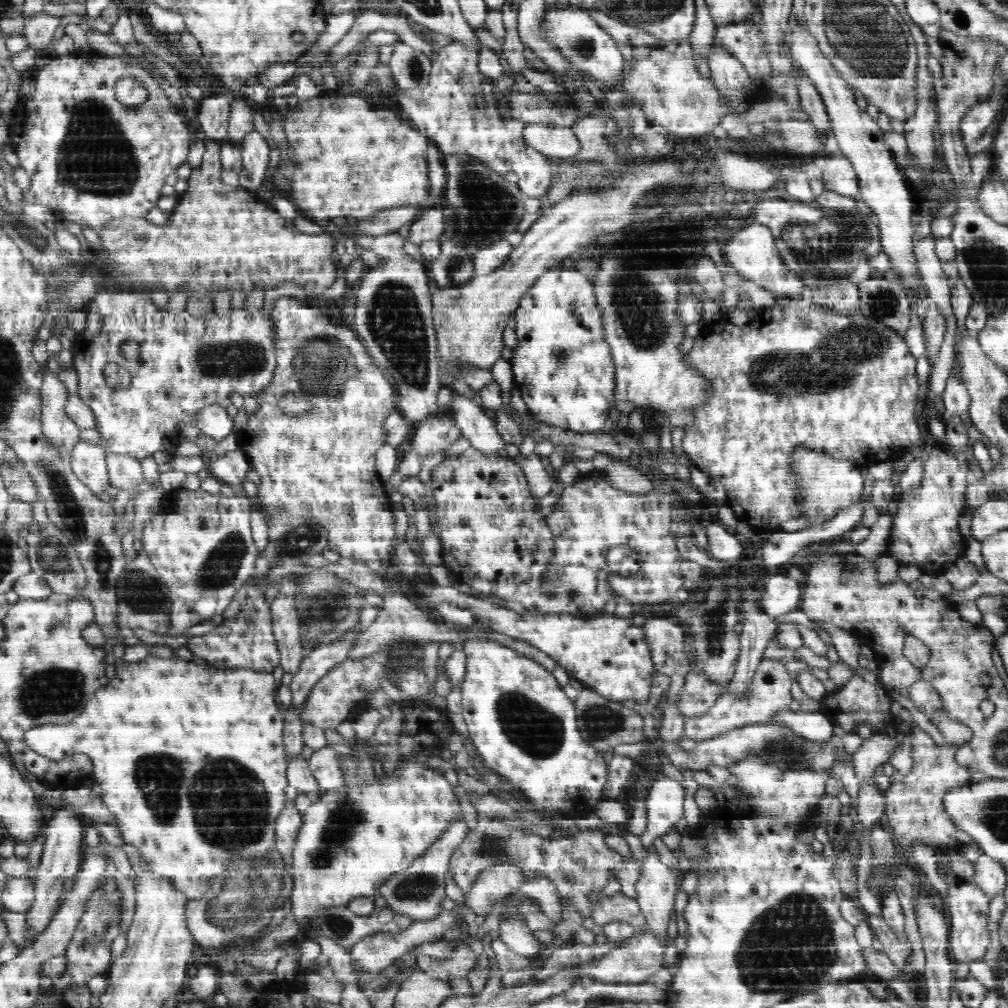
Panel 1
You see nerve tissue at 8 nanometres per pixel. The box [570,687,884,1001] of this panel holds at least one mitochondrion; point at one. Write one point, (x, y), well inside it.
(789, 946)

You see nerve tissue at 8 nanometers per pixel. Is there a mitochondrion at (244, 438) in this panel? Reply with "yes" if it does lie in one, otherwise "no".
no

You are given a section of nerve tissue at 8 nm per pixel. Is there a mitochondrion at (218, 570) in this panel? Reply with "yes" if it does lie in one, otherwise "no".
yes

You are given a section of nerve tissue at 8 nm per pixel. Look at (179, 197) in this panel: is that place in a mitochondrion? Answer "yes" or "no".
no

